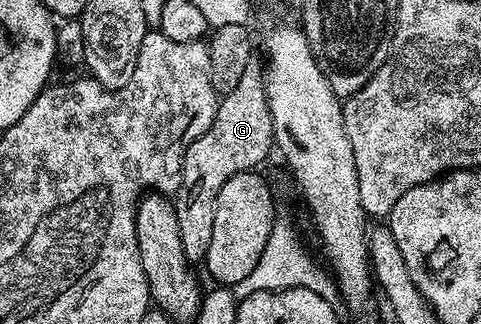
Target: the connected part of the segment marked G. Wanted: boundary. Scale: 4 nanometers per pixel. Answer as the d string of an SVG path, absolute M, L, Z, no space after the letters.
M259 61L246 64L246 72L242 80L238 80L238 88L219 99L216 115L208 131L198 136L190 148L186 148L184 171L174 201L178 212L178 228L182 228L182 248L189 263L203 263L210 248L210 236L214 233L214 208L218 204L218 192L222 192L222 184L226 184L230 176L238 176L238 172L256 170L259 162L268 153L273 153L272 117L264 87L265 77L265 67L261 63L259 66Z

